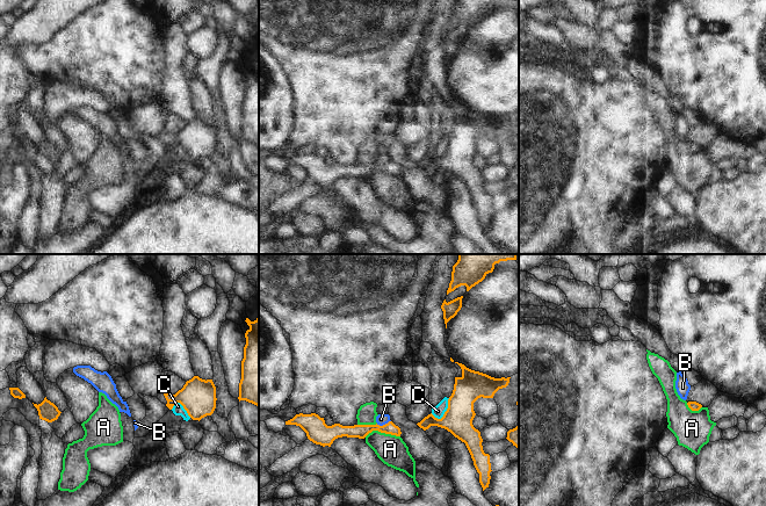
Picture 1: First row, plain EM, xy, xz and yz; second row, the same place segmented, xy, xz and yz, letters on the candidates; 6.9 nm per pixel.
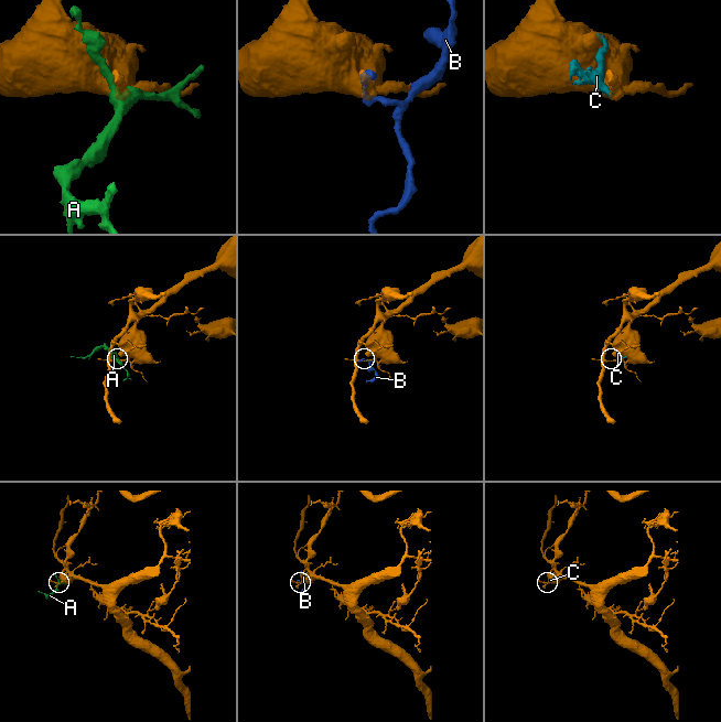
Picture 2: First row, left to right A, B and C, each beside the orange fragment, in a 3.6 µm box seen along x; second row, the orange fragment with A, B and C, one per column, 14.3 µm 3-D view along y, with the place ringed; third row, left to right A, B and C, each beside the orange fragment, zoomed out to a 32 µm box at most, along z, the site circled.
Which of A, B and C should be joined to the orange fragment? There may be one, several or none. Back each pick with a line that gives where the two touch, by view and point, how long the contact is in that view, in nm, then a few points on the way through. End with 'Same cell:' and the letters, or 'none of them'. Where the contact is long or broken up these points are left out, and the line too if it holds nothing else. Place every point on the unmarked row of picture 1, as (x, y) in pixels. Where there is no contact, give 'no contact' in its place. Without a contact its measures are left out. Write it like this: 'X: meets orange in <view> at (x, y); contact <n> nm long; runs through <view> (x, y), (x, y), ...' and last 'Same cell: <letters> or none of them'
Same cell: none of them

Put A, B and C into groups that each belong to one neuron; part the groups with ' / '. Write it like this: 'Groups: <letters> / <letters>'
Groups: A / B / C

